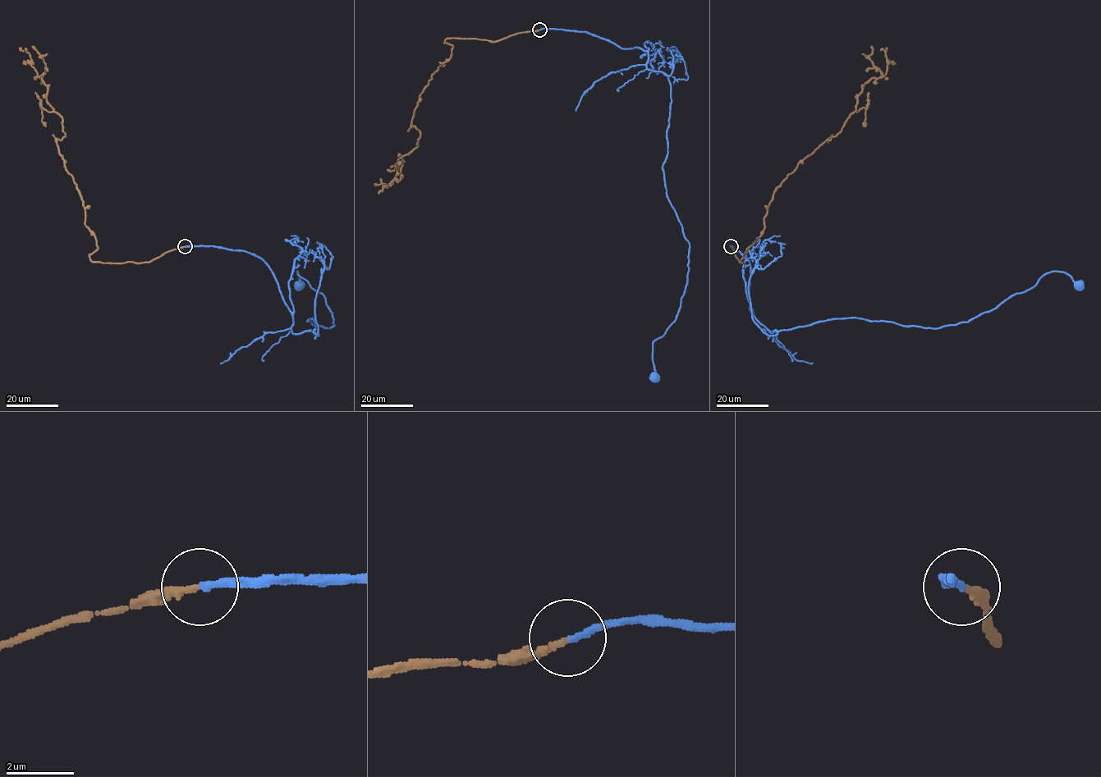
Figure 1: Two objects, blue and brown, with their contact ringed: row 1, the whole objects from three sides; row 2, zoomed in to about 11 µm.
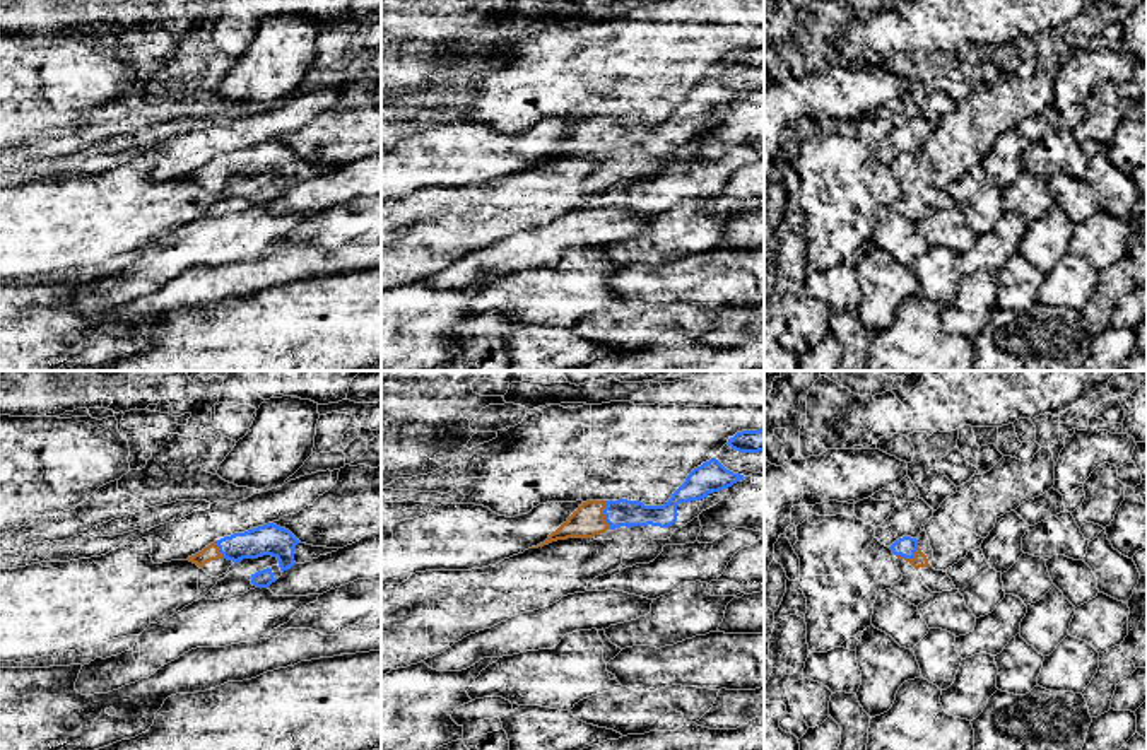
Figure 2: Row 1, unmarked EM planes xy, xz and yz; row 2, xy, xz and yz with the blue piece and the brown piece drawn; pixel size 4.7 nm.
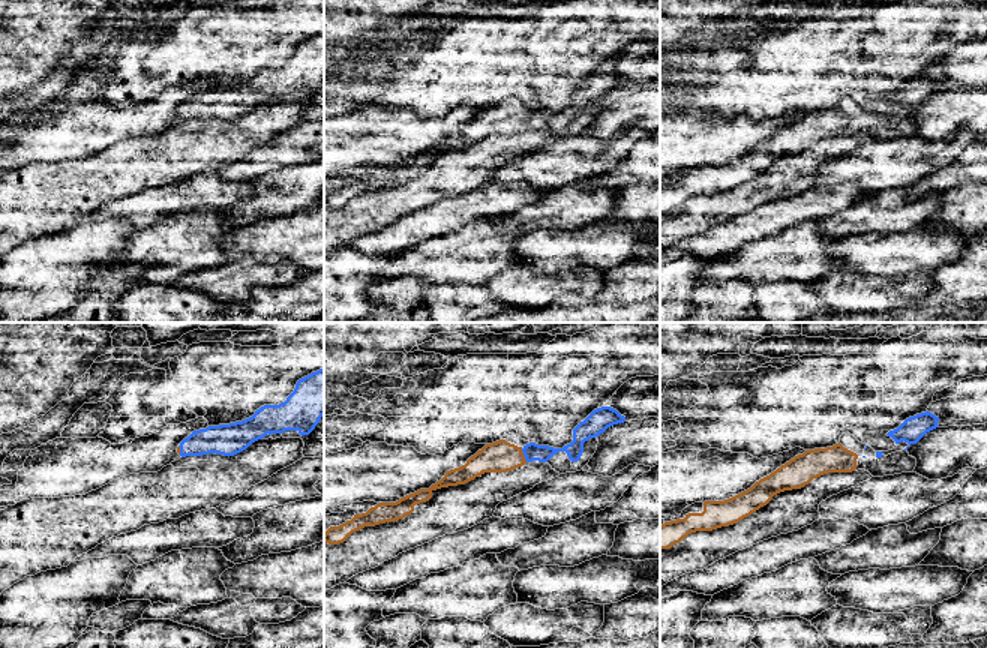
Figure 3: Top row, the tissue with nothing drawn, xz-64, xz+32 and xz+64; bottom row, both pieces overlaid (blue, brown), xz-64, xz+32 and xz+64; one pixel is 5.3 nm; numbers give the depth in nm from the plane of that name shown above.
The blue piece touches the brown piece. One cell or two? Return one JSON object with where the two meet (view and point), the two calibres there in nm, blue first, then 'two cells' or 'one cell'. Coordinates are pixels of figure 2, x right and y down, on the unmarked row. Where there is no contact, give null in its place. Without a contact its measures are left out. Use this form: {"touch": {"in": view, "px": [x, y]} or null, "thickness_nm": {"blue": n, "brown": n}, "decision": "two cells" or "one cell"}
{"touch": {"in": "xz", "px": [604, 130]}, "thickness_nm": {"blue": 130, "brown": 160}, "decision": "one cell"}

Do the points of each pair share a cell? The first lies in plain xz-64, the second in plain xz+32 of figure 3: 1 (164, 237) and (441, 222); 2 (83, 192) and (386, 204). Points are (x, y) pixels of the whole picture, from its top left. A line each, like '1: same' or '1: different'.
1: different
2: same

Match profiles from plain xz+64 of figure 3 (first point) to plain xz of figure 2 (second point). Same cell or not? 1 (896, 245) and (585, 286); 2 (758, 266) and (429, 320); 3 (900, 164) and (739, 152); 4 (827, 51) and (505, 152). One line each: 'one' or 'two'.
1: two
2: two
3: one
4: two

